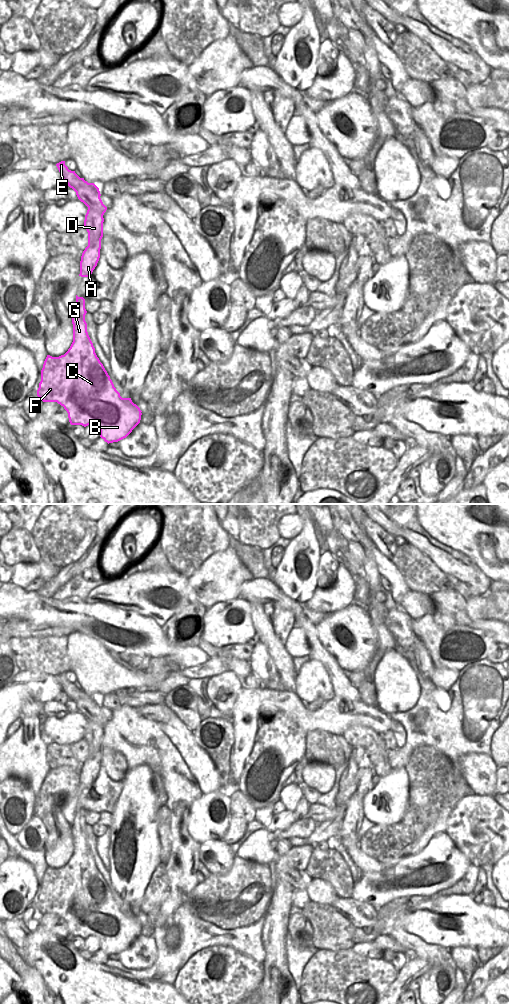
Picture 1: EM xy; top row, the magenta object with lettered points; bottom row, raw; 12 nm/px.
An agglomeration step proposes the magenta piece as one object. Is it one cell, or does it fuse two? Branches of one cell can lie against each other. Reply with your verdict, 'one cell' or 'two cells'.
two cells

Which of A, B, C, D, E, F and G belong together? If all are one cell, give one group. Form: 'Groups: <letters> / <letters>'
Groups: A B C D F G / E

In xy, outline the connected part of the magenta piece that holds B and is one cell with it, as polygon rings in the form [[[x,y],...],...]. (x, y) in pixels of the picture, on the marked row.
[[[76,295],[75,308],[71,314],[73,342],[64,355],[47,355],[41,370],[37,396],[43,402],[57,402],[63,406],[71,425],[98,426],[100,437],[109,444],[126,438],[140,423],[142,411],[131,398],[122,398],[114,387],[88,335],[86,313],[85,299]]]

